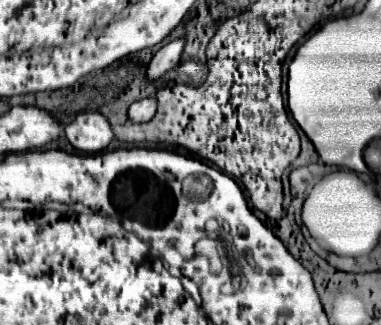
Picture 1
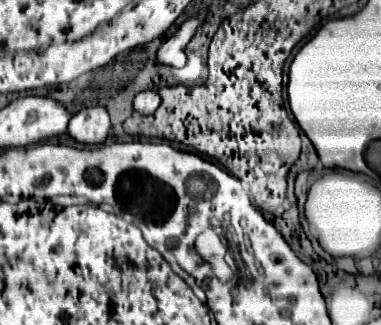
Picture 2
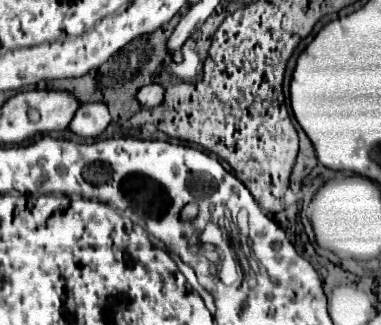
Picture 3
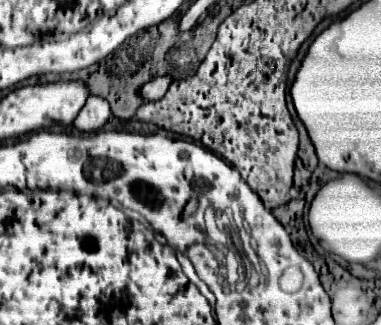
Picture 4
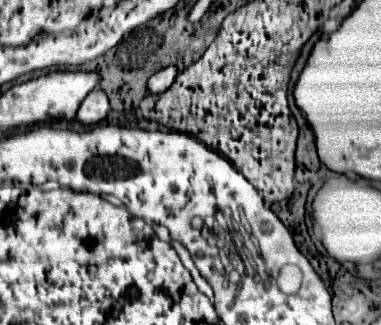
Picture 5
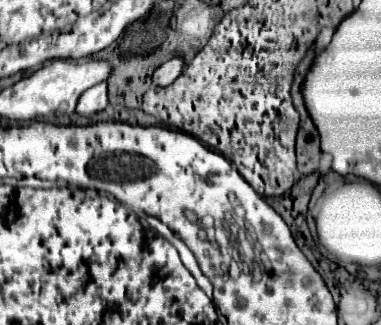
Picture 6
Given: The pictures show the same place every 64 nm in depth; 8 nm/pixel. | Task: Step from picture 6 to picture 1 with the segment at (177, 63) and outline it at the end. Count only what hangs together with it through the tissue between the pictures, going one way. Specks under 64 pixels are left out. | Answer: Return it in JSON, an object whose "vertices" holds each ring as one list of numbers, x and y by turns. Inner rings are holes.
{"vertices":[[142,98,134,102,128,110,128,116,132,122,148,122,156,112,156,100,154,98]]}

